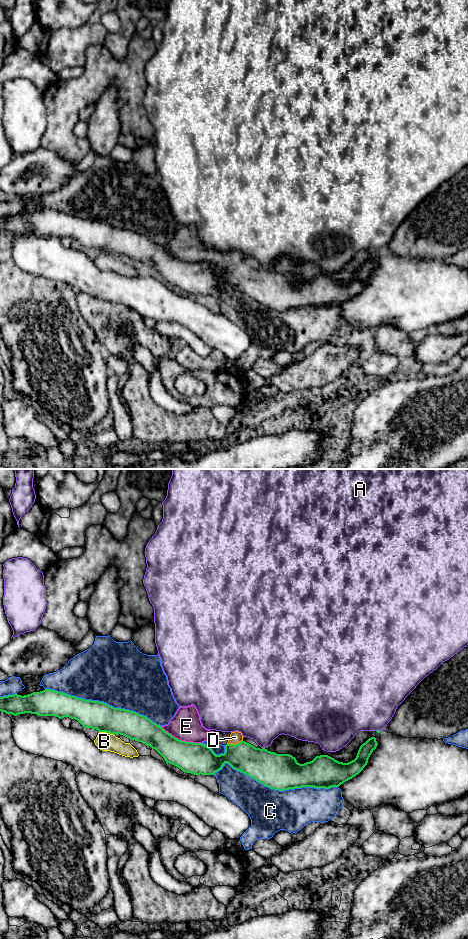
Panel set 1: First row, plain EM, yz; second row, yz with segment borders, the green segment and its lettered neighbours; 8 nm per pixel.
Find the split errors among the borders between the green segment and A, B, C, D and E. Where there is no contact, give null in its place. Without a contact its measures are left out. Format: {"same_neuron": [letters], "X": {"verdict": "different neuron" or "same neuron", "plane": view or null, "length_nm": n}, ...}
{"same_neuron": [], "A": {"verdict": "different neuron", "plane": "yz", "length_nm": 30}, "B": {"verdict": "different neuron", "plane": "yz", "length_nm": 130}, "C": {"verdict": "different neuron", "plane": "yz", "length_nm": 1000}, "D": {"verdict": "different neuron", "plane": "yz", "length_nm": 130}, "E": {"verdict": "different neuron", "plane": "yz", "length_nm": 360}}

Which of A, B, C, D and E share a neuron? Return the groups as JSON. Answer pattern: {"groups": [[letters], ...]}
{"groups": [["A"], ["B"], ["C"], ["D", "E"]]}

